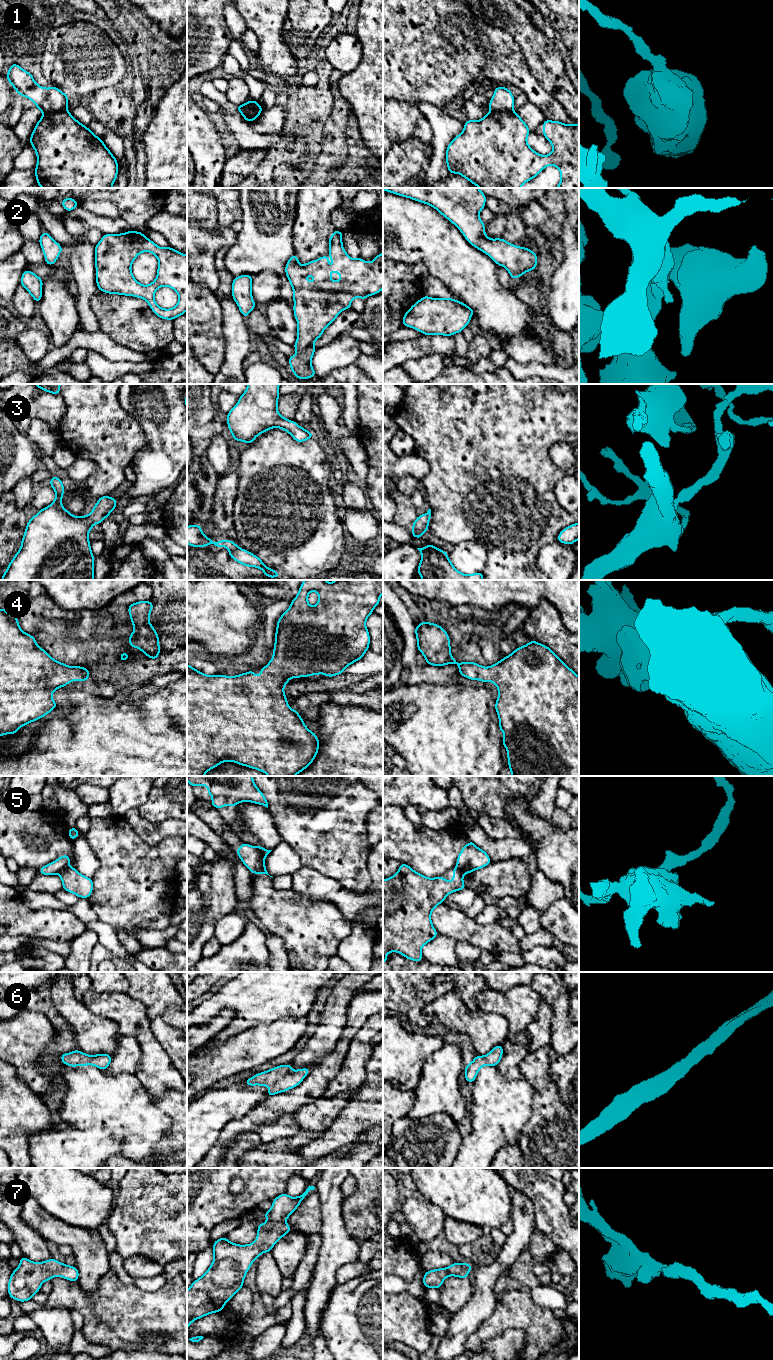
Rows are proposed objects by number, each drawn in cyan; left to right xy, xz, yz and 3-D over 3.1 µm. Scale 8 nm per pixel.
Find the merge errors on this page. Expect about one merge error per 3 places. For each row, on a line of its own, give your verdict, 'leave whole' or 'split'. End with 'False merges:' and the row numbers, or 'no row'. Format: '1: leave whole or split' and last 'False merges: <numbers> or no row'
1: split
2: leave whole
3: leave whole
4: leave whole
5: split
6: leave whole
7: leave whole
False merges: 1, 5

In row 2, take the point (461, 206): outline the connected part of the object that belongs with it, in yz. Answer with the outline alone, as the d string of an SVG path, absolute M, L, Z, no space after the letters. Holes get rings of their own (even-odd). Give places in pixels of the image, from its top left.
M383 188L383 190L435 208L461 231L473 247L491 257L498 266L505 267L512 279L517 279L525 272L536 269L537 254L535 252L526 247L510 244L503 238L490 239L485 234L485 224L479 218L479 213L485 208L487 196L479 188Z

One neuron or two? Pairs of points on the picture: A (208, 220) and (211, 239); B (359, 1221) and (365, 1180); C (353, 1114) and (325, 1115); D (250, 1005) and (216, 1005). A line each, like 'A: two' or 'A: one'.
A: two
B: one
C: two
D: one

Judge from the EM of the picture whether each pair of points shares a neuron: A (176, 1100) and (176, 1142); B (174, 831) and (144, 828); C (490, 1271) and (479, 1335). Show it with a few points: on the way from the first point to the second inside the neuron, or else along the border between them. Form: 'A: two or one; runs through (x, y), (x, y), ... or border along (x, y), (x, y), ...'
A: one; runs through (176, 1110), (176, 1132)
B: one; runs through (167, 830), (151, 830)
C: two; border along (495, 1303), (495, 1309), (466, 1340)

